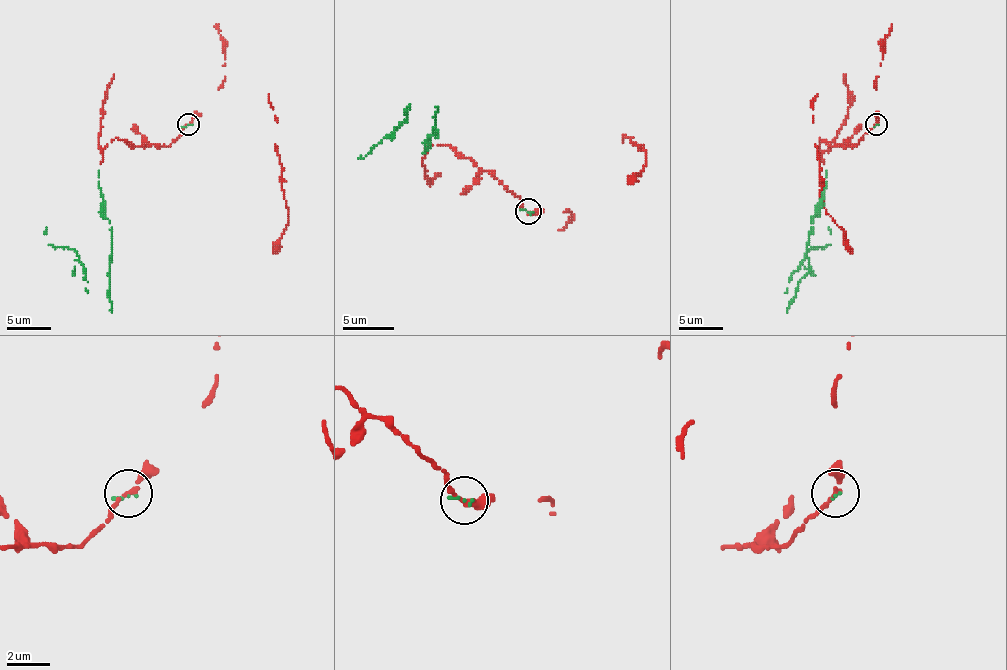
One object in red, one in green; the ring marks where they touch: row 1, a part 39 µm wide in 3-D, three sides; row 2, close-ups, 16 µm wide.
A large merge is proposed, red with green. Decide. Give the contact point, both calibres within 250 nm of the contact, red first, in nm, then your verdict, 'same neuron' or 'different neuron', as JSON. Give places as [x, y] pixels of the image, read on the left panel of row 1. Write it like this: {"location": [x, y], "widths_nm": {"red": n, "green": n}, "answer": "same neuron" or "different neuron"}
{"location": [188, 124], "widths_nm": {"red": 200, "green": 150}, "answer": "same neuron"}

